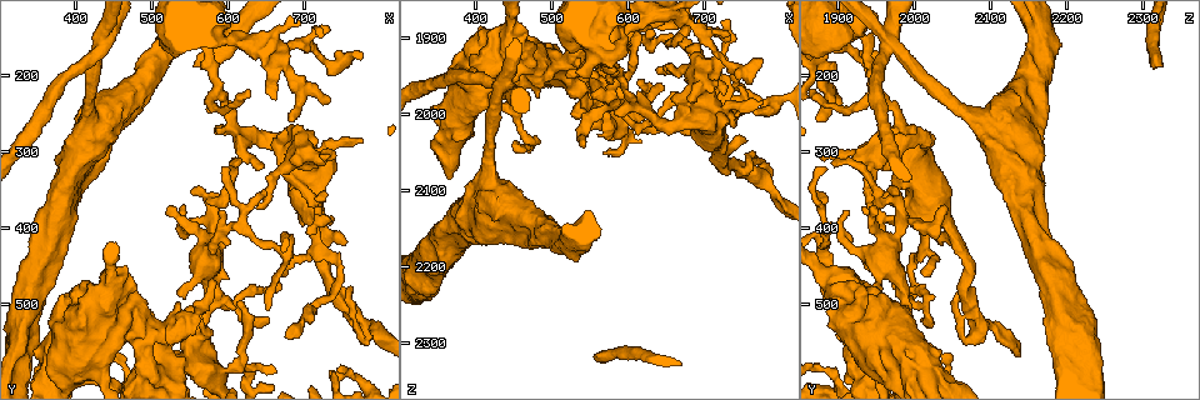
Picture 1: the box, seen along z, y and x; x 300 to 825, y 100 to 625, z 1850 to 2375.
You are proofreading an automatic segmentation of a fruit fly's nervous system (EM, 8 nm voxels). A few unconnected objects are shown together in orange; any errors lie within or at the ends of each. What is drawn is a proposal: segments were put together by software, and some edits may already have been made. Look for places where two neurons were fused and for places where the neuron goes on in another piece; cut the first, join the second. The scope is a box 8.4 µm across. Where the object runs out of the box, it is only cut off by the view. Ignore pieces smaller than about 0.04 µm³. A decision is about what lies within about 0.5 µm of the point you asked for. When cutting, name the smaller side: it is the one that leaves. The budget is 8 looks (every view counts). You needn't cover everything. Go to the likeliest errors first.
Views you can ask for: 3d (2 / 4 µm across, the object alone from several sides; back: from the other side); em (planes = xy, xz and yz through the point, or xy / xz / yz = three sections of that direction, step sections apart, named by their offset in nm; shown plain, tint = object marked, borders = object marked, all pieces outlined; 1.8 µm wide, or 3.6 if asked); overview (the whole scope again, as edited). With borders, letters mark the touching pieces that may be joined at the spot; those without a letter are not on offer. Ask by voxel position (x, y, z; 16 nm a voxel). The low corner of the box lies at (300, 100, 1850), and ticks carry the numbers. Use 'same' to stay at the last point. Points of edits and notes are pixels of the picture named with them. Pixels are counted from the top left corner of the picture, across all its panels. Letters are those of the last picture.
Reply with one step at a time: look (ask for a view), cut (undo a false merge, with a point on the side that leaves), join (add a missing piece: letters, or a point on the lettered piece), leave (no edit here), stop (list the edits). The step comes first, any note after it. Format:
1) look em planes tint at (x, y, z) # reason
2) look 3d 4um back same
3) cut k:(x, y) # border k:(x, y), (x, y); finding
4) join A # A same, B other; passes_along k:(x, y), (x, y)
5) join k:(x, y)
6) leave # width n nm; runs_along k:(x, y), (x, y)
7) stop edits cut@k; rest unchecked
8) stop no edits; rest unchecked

look em planes tint at (425, 165, 1985) # four arms meet

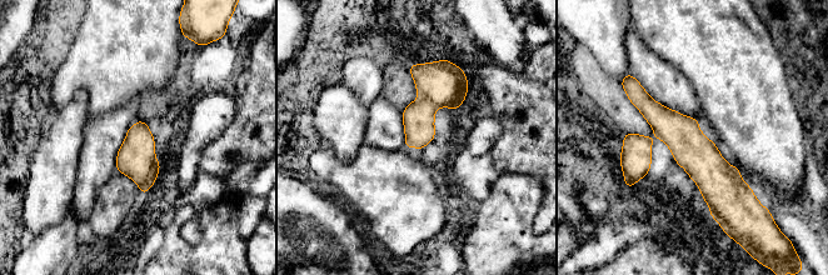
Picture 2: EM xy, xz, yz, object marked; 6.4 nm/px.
look em planes borders same # see the neighbours

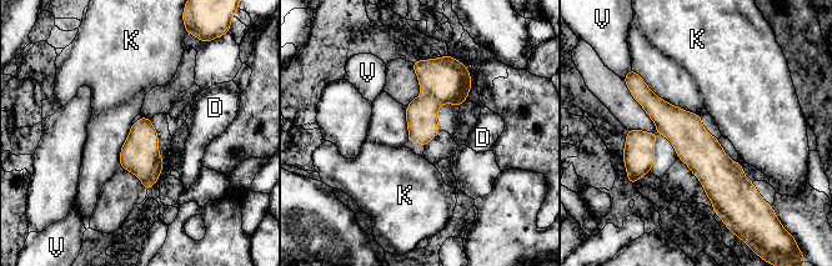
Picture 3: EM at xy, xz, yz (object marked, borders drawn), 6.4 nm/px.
cut 3:(446, 79) # D other, K other, V other; border 3:(424, 93), (434, 96), (440, 103); a second neuron is stuck on

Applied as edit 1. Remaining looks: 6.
look em xz step 8 plain at (680, 545, 1915) # branch stops here

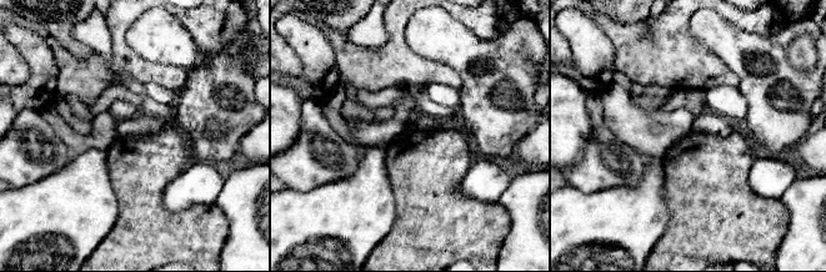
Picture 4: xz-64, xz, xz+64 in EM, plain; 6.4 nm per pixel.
look em xz step 8 borders same

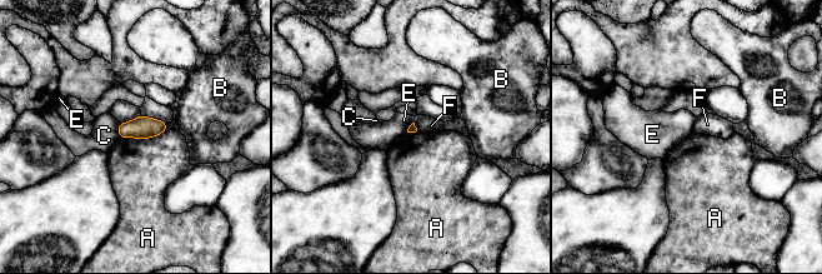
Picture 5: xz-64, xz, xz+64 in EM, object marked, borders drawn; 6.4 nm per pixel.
leave # longest_contact A 320 nm; A other, B other, C other, E other, F other; border 5:(168, 129), (149, 138), (120, 138); none of them fits

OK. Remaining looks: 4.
look 3d 2um at (575, 500, 1990) # a fork

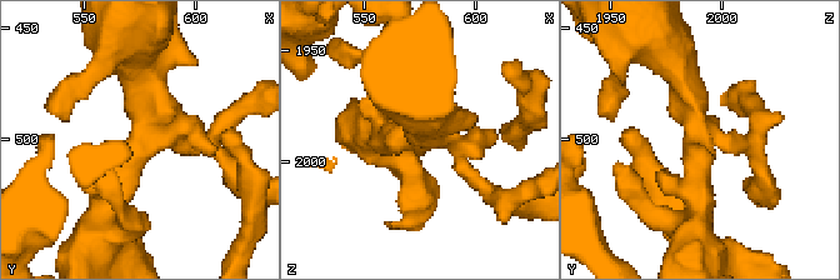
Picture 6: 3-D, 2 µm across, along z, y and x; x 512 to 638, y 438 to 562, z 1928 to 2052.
look em 3.6um planes borders at (577, 500, 1989) # need the tissue

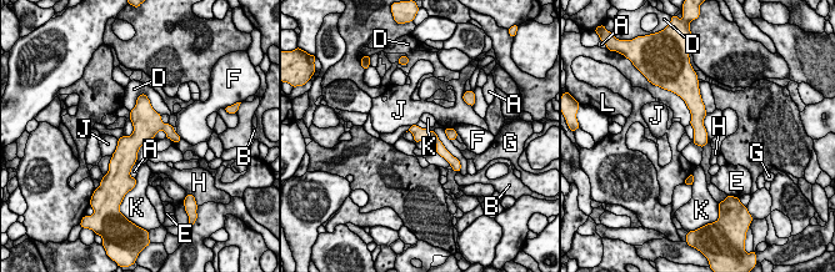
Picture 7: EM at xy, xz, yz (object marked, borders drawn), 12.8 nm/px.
leave # A other, B other, D other, E other, F other, G other, H other, J other, K other, L other; runs_along 7:(693, 99), (698, 109), (701, 142); continuous, no second neuron

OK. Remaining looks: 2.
stop edits cut@3; rest unchecked

